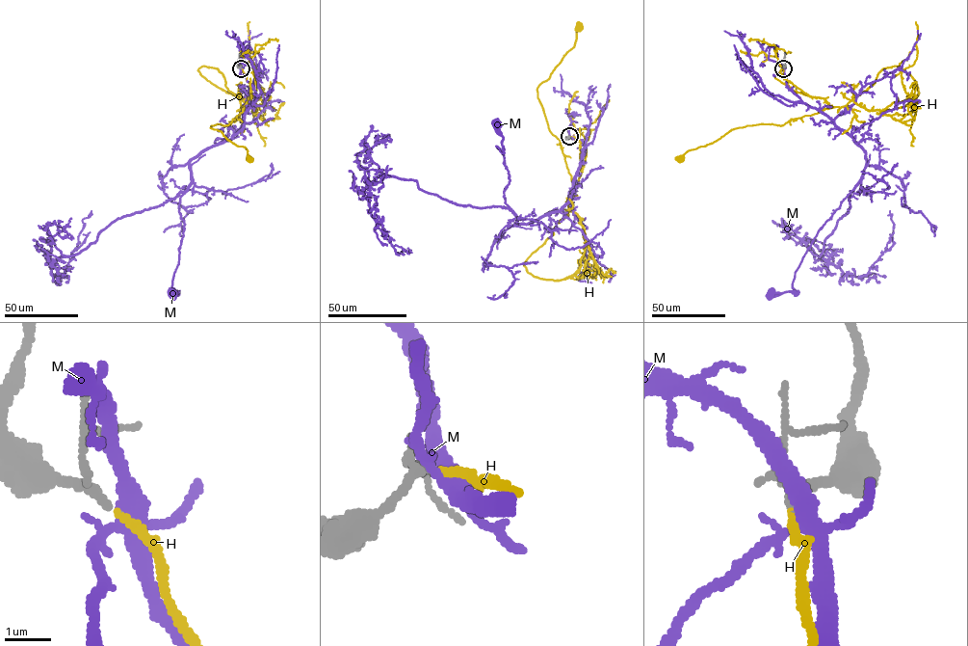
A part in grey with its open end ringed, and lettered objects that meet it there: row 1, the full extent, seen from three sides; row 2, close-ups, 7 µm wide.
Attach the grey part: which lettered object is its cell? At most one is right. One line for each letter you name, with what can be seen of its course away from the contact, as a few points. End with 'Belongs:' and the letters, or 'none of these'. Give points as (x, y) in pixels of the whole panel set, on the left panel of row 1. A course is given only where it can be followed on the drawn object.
H: via (241, 68), (251, 86), (251, 97), (227, 125), (210, 127), (245, 148), (249, 159)
Belongs: H

